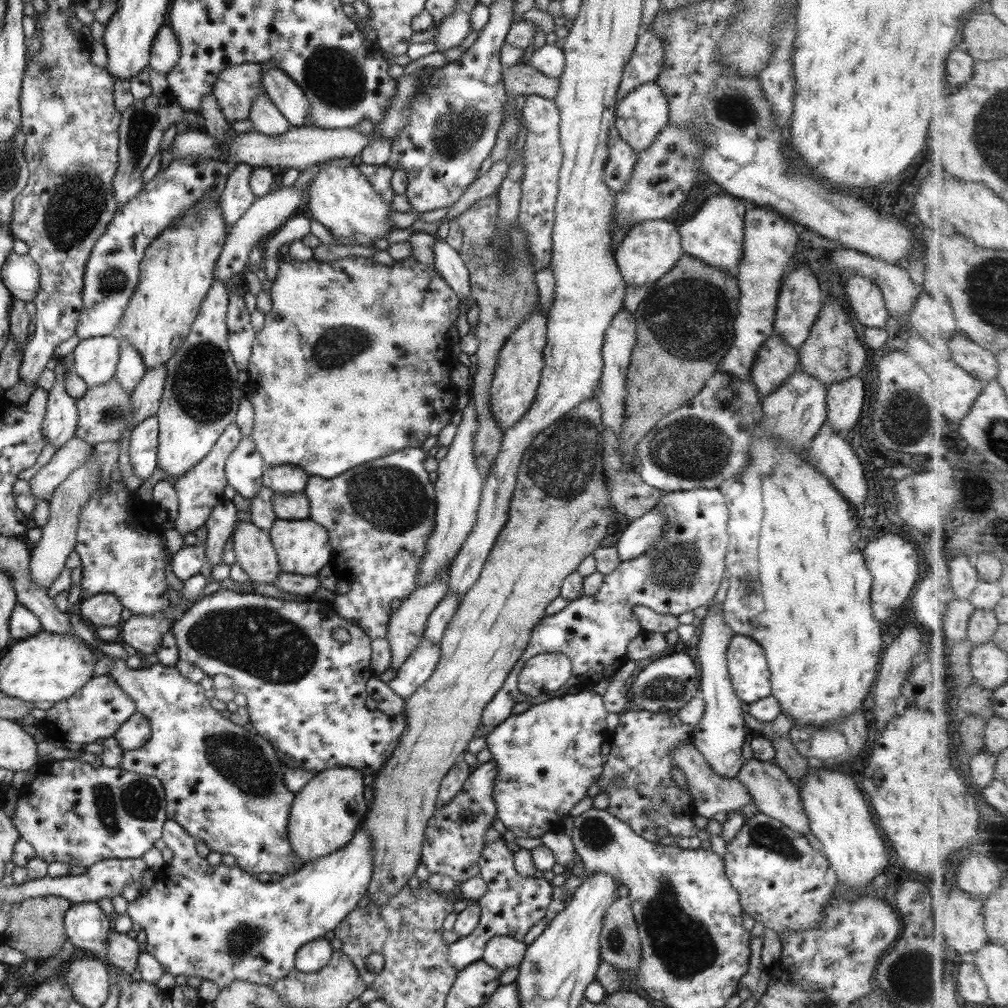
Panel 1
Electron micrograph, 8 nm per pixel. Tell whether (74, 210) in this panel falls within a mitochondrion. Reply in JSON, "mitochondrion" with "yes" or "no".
{"mitochondrion":"yes"}

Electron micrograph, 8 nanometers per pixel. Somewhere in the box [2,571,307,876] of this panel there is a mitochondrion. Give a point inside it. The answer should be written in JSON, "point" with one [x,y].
{"point":[242,762]}

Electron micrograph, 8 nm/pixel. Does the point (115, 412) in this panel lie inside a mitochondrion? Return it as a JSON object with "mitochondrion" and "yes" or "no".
{"mitochondrion":"yes"}

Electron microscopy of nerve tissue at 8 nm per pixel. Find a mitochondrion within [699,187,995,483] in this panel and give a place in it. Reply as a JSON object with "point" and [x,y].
{"point":[904,414]}

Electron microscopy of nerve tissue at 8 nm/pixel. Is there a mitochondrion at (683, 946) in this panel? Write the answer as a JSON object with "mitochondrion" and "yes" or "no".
{"mitochondrion":"yes"}

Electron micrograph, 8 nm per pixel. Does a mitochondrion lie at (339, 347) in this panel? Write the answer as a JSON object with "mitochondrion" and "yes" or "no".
{"mitochondrion":"yes"}

